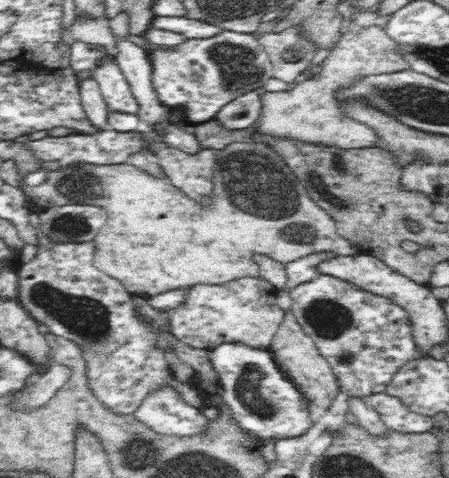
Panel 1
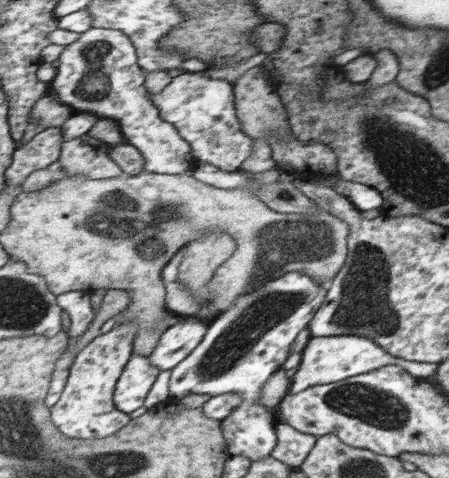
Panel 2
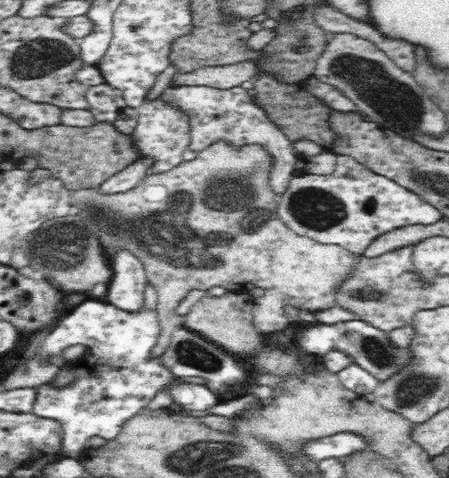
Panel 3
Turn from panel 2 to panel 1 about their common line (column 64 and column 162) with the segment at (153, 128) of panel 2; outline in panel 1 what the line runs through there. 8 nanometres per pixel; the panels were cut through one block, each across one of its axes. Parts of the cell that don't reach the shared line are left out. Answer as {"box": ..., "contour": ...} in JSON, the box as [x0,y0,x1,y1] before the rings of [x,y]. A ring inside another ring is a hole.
{"box":[148,30,274,124],"contour":[[[224,30],[216,38],[186,40],[174,48],[148,52],[152,68],[152,88],[160,92],[160,104],[182,112],[186,124],[204,124],[218,118],[218,112],[248,92],[264,90],[274,78],[272,62],[260,40],[252,34]]]}

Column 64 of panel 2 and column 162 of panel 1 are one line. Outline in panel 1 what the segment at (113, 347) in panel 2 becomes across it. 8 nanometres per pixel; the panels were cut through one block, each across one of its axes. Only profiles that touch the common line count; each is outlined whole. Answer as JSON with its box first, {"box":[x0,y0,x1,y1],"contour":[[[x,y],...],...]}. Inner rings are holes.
{"box":[134,388,208,436],"contour":[[[162,388],[148,396],[134,416],[158,434],[196,436],[208,426],[208,418],[202,412],[204,408],[184,404],[174,388]]]}

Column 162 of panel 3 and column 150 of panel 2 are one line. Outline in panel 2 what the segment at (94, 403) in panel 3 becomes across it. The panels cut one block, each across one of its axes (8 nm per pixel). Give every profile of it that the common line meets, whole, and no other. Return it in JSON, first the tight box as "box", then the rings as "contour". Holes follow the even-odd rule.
{"box":[113,352,159,414],"contour":[[[135,352],[125,364],[113,392],[113,404],[117,410],[129,414],[143,406],[143,400],[159,374],[159,368],[151,366],[149,360],[151,358],[143,356],[143,352]]]}

